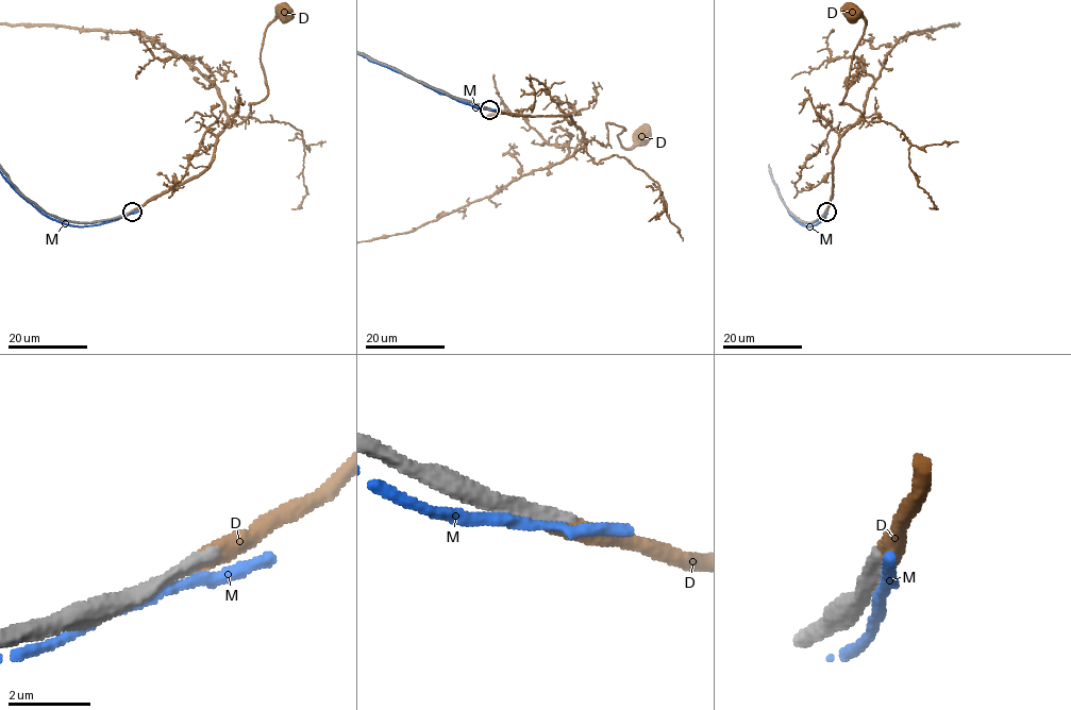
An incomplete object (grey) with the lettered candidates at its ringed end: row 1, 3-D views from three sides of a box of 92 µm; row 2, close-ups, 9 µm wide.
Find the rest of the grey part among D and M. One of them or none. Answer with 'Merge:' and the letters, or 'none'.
Merge: D

